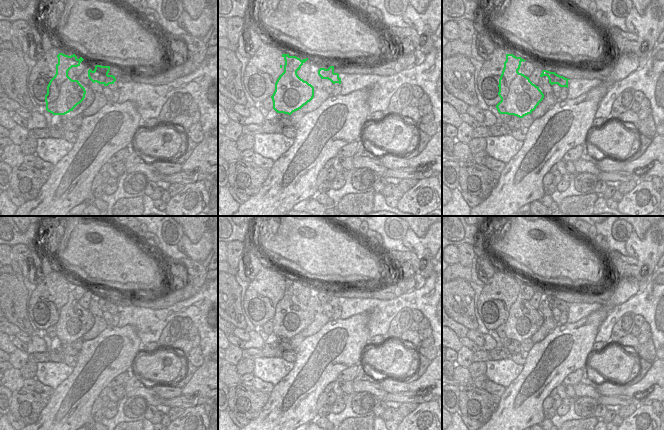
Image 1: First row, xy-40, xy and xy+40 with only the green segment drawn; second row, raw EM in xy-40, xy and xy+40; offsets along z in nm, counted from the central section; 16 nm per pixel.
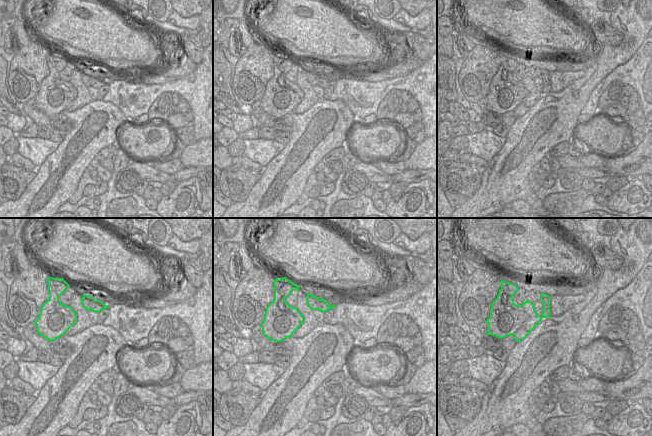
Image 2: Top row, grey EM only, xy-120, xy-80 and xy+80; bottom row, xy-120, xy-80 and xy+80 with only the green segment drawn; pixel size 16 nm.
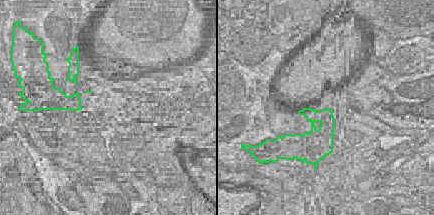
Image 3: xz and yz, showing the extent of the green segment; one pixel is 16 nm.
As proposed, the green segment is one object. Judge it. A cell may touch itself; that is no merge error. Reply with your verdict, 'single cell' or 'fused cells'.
fused cells

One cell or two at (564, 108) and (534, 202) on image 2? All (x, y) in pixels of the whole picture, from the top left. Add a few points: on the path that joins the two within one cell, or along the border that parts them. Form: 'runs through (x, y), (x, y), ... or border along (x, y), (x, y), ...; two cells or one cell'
border along (533, 192), (522, 199); two cells

